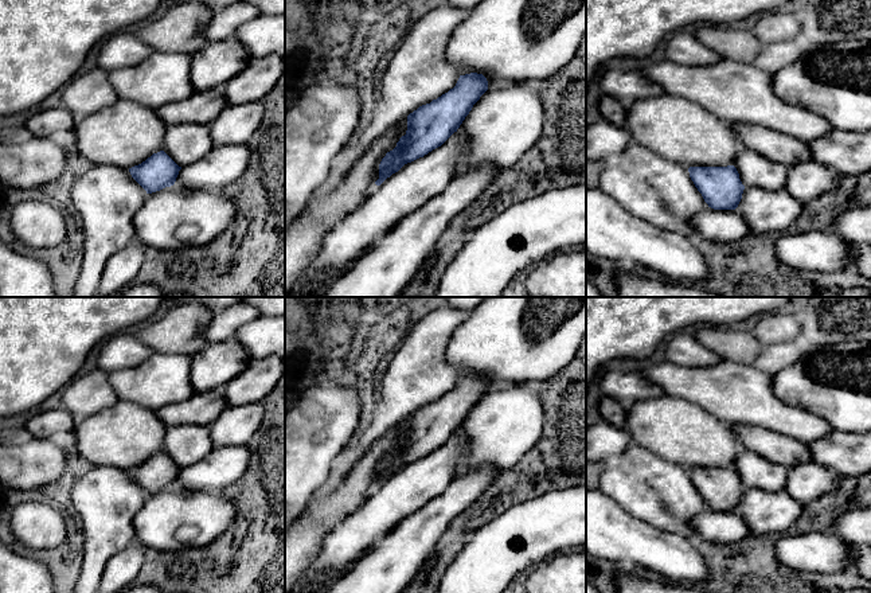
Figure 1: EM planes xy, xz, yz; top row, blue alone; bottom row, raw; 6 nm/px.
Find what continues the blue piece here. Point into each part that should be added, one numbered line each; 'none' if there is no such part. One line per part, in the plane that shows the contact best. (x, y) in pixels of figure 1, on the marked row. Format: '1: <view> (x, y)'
none

